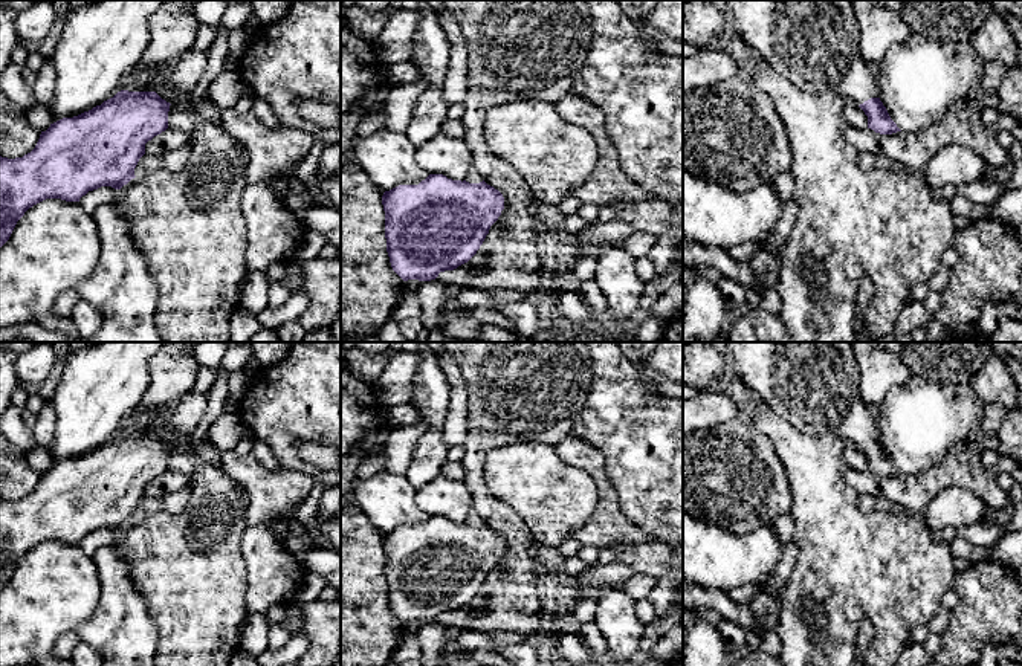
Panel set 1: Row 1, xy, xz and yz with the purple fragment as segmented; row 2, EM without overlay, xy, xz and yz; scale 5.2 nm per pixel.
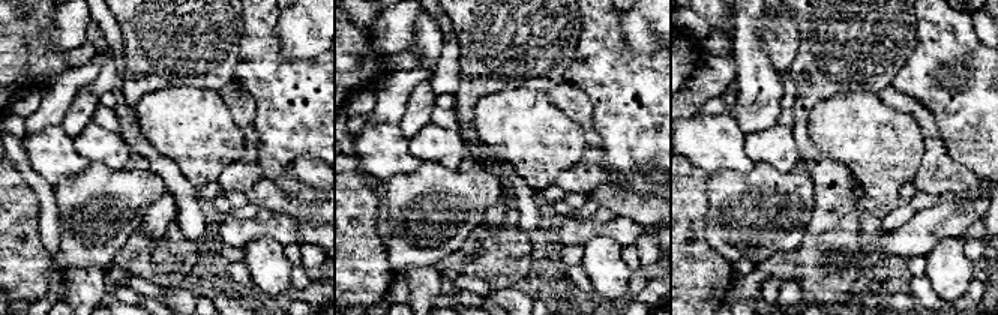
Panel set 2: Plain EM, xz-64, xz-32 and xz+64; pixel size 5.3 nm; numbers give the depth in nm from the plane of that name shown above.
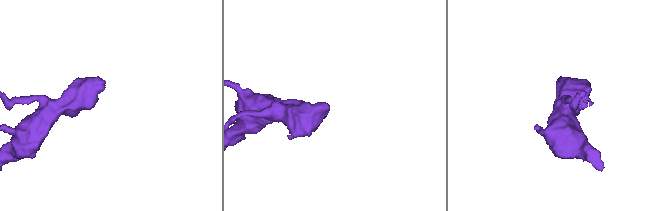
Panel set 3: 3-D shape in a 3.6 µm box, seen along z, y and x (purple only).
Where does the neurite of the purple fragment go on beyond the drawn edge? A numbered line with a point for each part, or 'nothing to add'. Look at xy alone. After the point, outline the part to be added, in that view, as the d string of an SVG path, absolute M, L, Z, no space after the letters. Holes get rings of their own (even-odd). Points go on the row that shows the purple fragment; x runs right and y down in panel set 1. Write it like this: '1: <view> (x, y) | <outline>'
1: xy (181, 77) | M191 46L180 58L163 70L162 82L154 90L162 99L174 98L185 102L199 84L208 63L208 50Z

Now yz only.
1: yz (815, 42) | M720 0L732 15L742 41L758 52L775 70L799 81L811 93L833 92L855 105L878 98L875 66L860 55L860 26L851 0Z

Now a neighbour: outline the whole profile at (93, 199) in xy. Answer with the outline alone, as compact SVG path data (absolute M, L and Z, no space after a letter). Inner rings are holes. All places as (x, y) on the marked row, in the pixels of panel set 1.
M101 186L98 189L89 191L86 196L79 199L79 205L84 211L92 214L96 208L115 202L119 189L112 186Z

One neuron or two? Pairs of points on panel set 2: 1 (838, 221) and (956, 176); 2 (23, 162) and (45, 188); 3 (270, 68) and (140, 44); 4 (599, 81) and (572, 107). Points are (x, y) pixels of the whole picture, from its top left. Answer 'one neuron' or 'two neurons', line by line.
1: two neurons
2: one neuron
3: two neurons
4: two neurons

